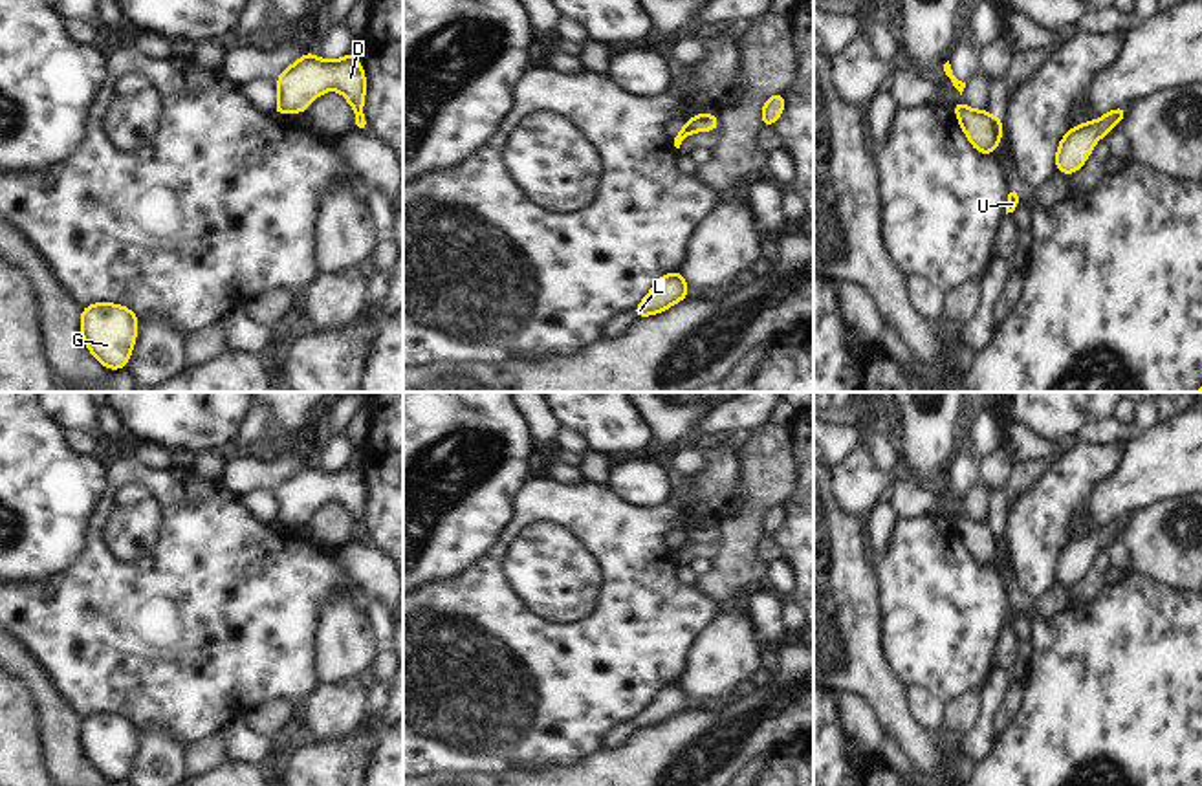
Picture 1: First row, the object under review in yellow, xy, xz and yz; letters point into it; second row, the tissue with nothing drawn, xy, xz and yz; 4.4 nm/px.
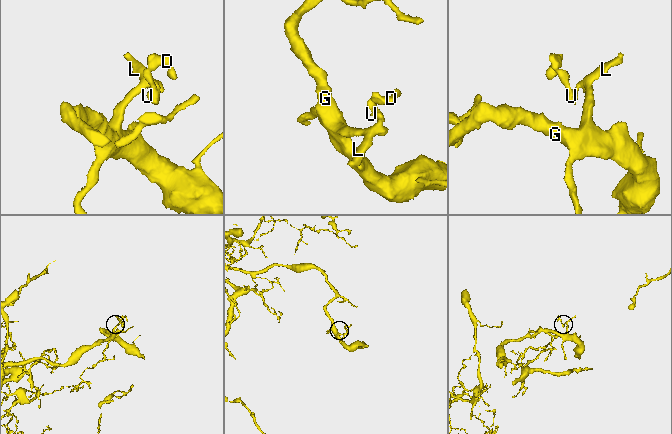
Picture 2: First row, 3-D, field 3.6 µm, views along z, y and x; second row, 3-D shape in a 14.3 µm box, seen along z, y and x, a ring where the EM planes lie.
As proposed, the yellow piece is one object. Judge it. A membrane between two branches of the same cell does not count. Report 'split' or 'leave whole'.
split

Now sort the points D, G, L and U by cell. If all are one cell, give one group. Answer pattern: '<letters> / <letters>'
D / G L U

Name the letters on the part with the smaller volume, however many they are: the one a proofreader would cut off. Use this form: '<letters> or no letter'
D

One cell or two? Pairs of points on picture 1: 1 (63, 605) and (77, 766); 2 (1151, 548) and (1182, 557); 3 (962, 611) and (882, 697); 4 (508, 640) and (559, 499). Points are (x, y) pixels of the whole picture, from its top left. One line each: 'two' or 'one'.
1: two
2: one
3: two
4: one

